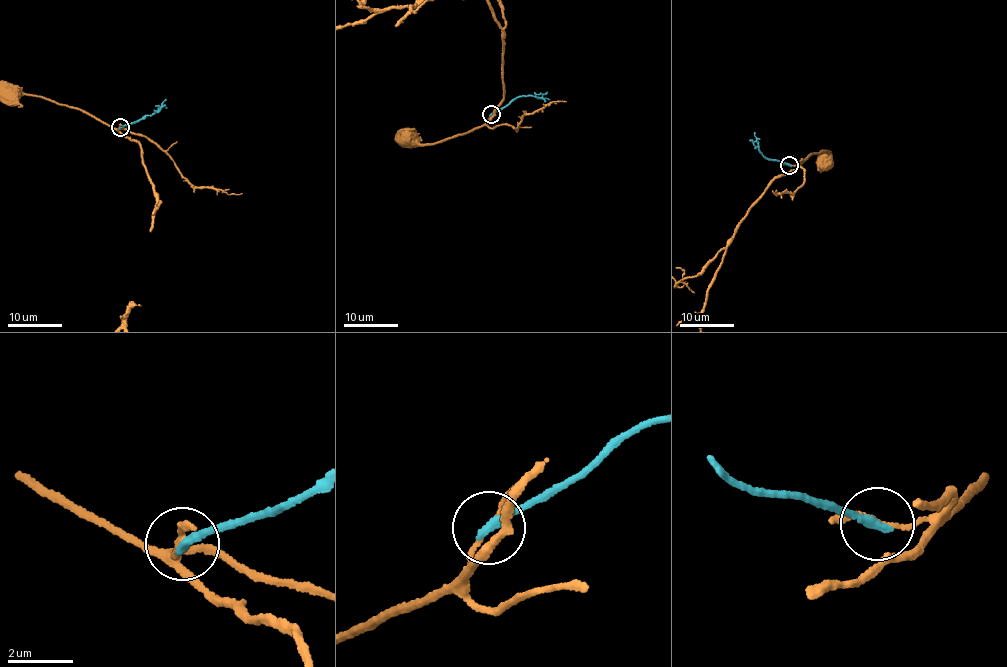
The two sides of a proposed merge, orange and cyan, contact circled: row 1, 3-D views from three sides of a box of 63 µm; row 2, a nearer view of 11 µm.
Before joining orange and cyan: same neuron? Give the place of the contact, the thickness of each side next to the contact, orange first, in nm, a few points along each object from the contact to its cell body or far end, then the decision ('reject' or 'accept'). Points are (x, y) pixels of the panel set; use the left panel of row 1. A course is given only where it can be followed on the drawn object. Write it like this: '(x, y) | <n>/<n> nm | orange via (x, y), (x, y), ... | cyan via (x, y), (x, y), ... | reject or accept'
(120, 127) | 140/280 nm | orange via (119, 128), (114, 129), (78, 109), (47, 99), (27, 94), (9, 95) | cyan via (119, 128), (152, 115), (166, 99) | reject

